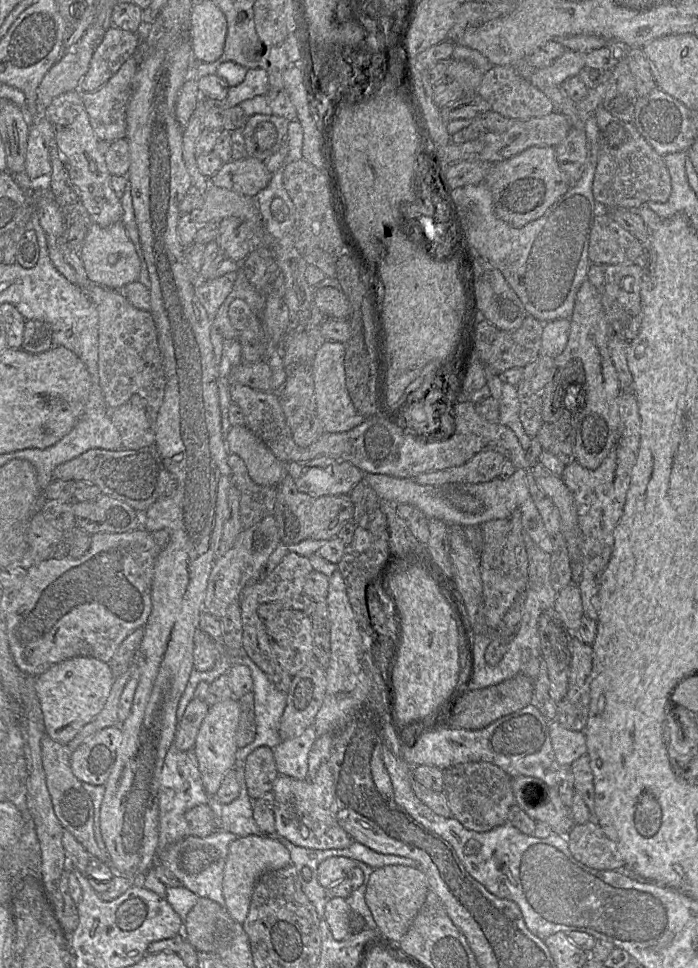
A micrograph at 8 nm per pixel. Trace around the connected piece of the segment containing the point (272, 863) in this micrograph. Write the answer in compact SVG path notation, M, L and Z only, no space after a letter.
M262 834L237 837L228 848L223 874L225 909L231 918L242 924L247 917L254 887L266 872L288 866L291 858L287 848L278 840Z

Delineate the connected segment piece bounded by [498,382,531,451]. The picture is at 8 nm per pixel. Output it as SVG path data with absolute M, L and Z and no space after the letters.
M507 382L502 383L502 396L499 400L499 422L513 430L521 447L526 451L530 447L531 437L528 436L521 424L520 403L516 386Z

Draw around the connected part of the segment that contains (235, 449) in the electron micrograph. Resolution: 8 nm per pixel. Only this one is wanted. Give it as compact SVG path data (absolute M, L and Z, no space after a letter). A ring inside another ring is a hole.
M245 425L232 426L225 436L226 447L244 462L250 478L261 486L277 486L287 474L269 448Z

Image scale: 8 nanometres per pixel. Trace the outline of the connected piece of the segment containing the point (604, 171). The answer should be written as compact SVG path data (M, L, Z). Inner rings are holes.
M602 104L593 113L599 131L599 151L593 180L593 196L603 210L625 208L636 210L648 202L665 202L671 193L671 178L663 157L641 136L632 122L612 116Z

